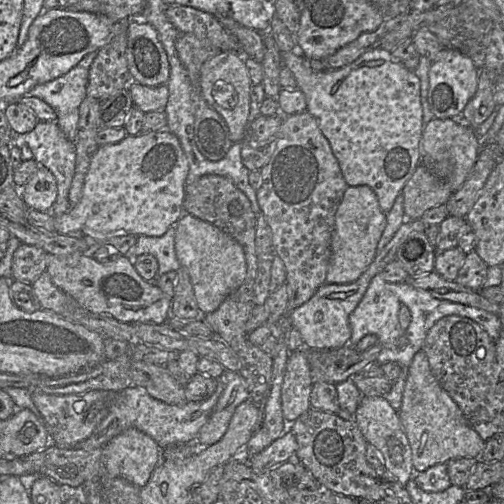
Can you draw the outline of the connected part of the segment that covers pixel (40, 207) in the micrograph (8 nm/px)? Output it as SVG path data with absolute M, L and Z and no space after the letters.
M39 166L34 175L22 187L25 204L39 212L50 211L57 198L56 180L49 169Z

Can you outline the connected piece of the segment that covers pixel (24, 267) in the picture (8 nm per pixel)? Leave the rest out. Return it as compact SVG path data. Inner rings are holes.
M21 243L13 255L12 279L33 283L47 269L46 257L43 249Z

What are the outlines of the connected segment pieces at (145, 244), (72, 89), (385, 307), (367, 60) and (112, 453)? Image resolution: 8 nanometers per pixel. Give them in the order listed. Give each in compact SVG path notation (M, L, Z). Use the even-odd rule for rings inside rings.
M170 227L160 237L138 236L136 244L125 254L130 259L149 254L158 261L157 278L181 267L175 251L175 227Z
M97 51L89 53L65 75L37 85L28 93L55 110L56 123L67 139L74 143L78 133L79 107L87 96L89 69L96 56Z
M382 272L378 273L371 280L363 298L350 314L351 337L346 346L354 347L364 336L374 334L377 336L378 343L382 347L375 363L382 365L387 362L397 362L401 367L401 373L397 380L393 382L391 390L383 395L398 413L402 404L403 385L407 379L408 370L415 354L423 349L426 336L430 329L440 319L450 315L459 315L475 321L494 341L500 336L502 323L498 315L476 307L435 298L428 292L417 289L408 283L387 282L384 280ZM401 306L406 306L411 313L411 322L406 329L400 326L398 319ZM401 336L406 336L409 340L405 348L399 348L397 346L397 341Z
M379 47L369 49L354 62L338 69L314 69L312 62L299 51L284 52L281 59L295 78L297 88L305 95L307 112L316 118L347 185L369 186L375 192L382 211L389 212L421 163L423 108L419 77L396 60L390 51Z
M129 428L112 438L102 448L104 475L124 478L142 488L149 481L155 467L161 463L161 450L150 436L136 428Z

